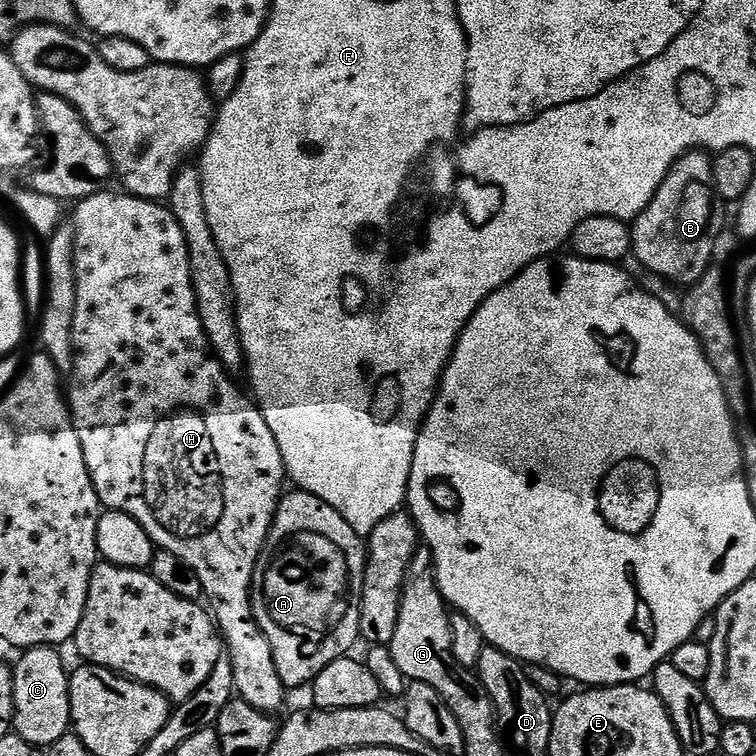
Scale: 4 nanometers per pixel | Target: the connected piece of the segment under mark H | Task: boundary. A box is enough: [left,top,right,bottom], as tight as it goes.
[66,190,286,714]

